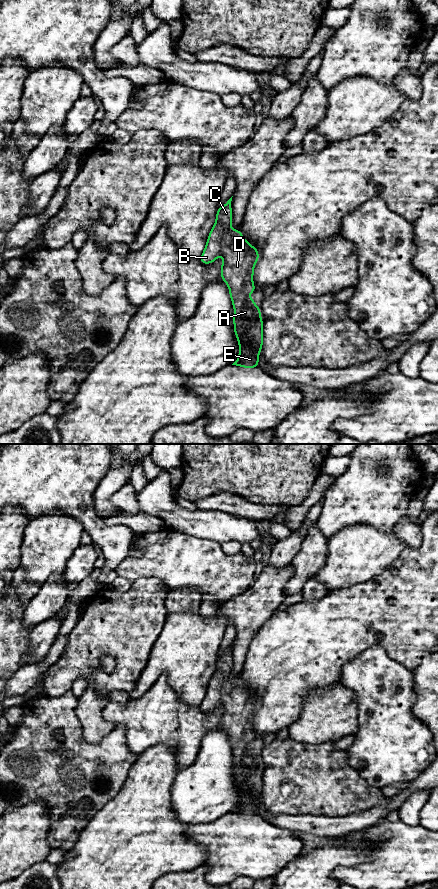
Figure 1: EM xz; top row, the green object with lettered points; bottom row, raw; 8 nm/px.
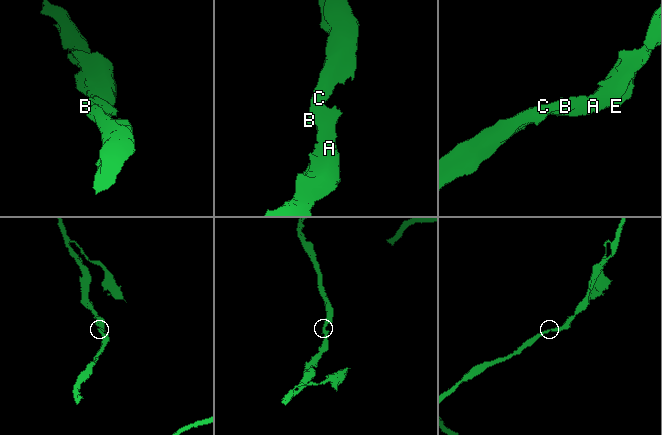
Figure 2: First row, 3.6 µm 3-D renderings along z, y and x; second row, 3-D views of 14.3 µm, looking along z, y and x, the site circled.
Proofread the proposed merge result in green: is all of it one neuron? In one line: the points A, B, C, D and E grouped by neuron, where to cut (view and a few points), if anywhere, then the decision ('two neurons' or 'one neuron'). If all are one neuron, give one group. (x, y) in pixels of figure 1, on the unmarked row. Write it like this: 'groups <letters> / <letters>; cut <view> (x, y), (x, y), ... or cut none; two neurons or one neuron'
groups A B C D E; cut none; one neuron

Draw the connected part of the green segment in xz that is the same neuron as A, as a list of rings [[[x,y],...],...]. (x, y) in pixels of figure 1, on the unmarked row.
[[[232,645],[223,655],[218,654],[216,669],[213,673],[205,694],[200,705],[203,712],[211,712],[220,703],[223,704],[221,713],[221,727],[229,735],[229,743],[234,756],[234,780],[239,790],[239,805],[232,812],[244,816],[257,816],[259,805],[263,792],[263,769],[261,767],[261,757],[255,752],[254,747],[248,743],[256,738],[253,732],[254,714],[259,708],[259,701],[256,695],[250,693],[240,678],[231,676],[232,671]]]

